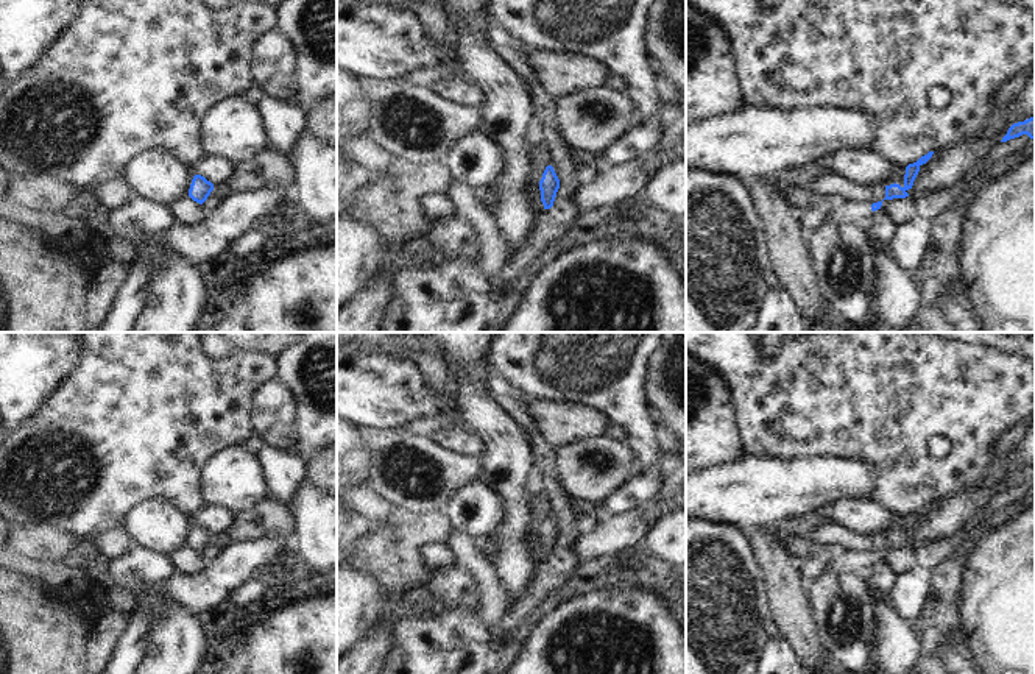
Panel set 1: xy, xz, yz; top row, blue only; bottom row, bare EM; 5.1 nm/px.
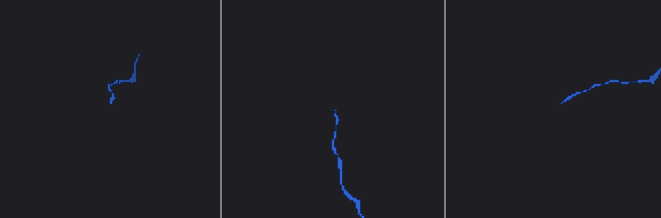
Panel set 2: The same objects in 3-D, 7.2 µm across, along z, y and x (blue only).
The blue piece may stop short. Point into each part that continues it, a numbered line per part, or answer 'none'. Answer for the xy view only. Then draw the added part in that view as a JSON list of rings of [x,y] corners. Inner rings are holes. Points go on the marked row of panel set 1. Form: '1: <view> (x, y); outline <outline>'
none

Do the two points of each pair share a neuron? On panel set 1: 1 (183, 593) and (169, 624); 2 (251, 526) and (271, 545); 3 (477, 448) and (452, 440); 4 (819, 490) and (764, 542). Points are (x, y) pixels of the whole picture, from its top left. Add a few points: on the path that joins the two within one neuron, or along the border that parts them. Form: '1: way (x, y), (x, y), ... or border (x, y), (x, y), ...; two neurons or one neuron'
1: border (167, 582), (167, 595), (172, 599), (204, 618); two neurons
2: border (292, 537), (236, 542); two neurons
3: way (471, 443), (459, 440); one neuron
4: border (767, 528), (758, 528), (750, 535); two neurons

